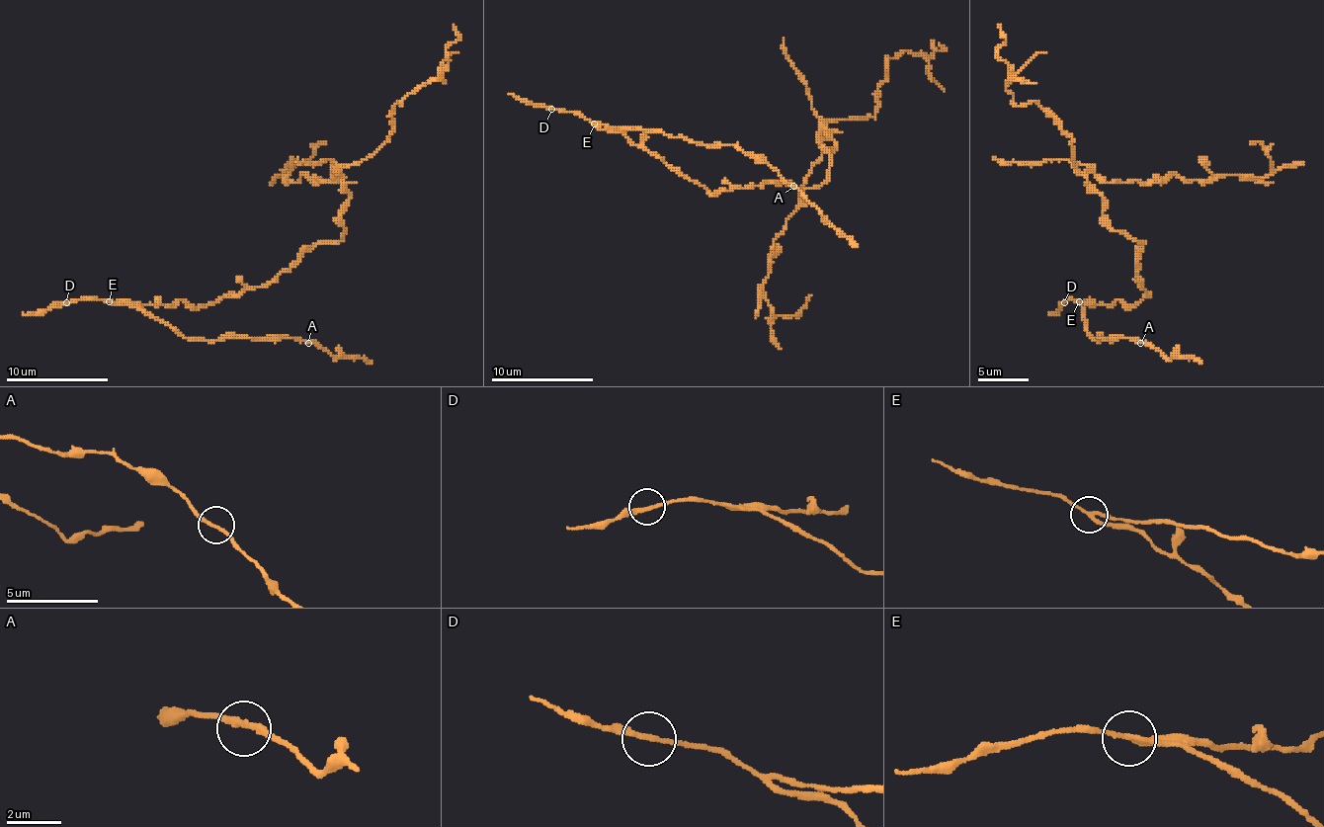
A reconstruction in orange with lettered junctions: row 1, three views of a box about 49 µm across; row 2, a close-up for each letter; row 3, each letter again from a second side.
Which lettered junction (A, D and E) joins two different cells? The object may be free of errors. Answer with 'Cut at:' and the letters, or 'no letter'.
Cut at: E

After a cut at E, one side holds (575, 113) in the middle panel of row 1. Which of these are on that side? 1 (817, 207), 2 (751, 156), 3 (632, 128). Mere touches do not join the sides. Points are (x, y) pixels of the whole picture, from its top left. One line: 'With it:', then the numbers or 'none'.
With it: 1, 2, 3

